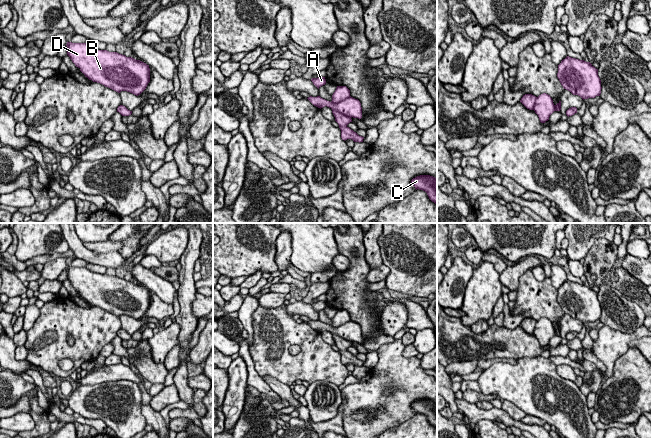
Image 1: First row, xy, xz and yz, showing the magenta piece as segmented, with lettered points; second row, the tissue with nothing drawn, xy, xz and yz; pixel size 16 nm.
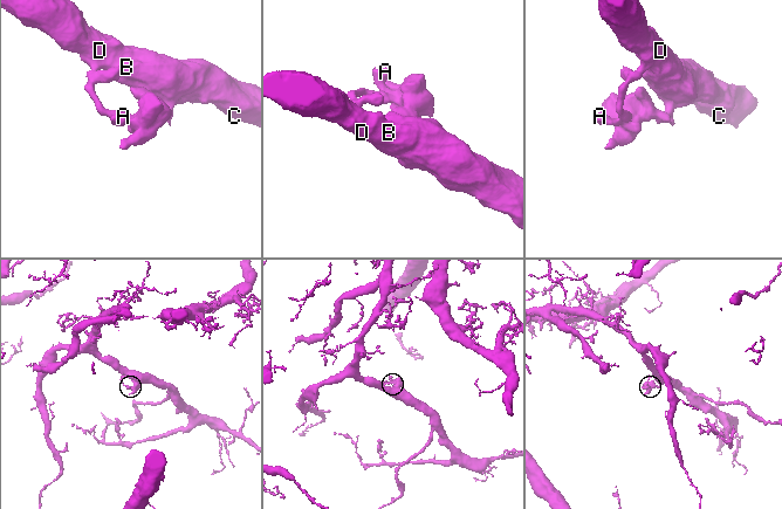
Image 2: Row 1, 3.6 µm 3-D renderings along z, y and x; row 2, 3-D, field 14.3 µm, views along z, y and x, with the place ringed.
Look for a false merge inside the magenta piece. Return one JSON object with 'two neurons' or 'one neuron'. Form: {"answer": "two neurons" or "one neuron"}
{"answer": "two neurons"}

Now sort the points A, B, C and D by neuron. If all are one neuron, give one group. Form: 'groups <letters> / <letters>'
groups A / B C D

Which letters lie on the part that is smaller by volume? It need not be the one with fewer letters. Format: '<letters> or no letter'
A

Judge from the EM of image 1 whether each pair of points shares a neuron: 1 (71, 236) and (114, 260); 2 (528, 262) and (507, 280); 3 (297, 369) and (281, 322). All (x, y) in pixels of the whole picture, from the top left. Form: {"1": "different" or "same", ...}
{"1": "same", "2": "same", "3": "same"}

